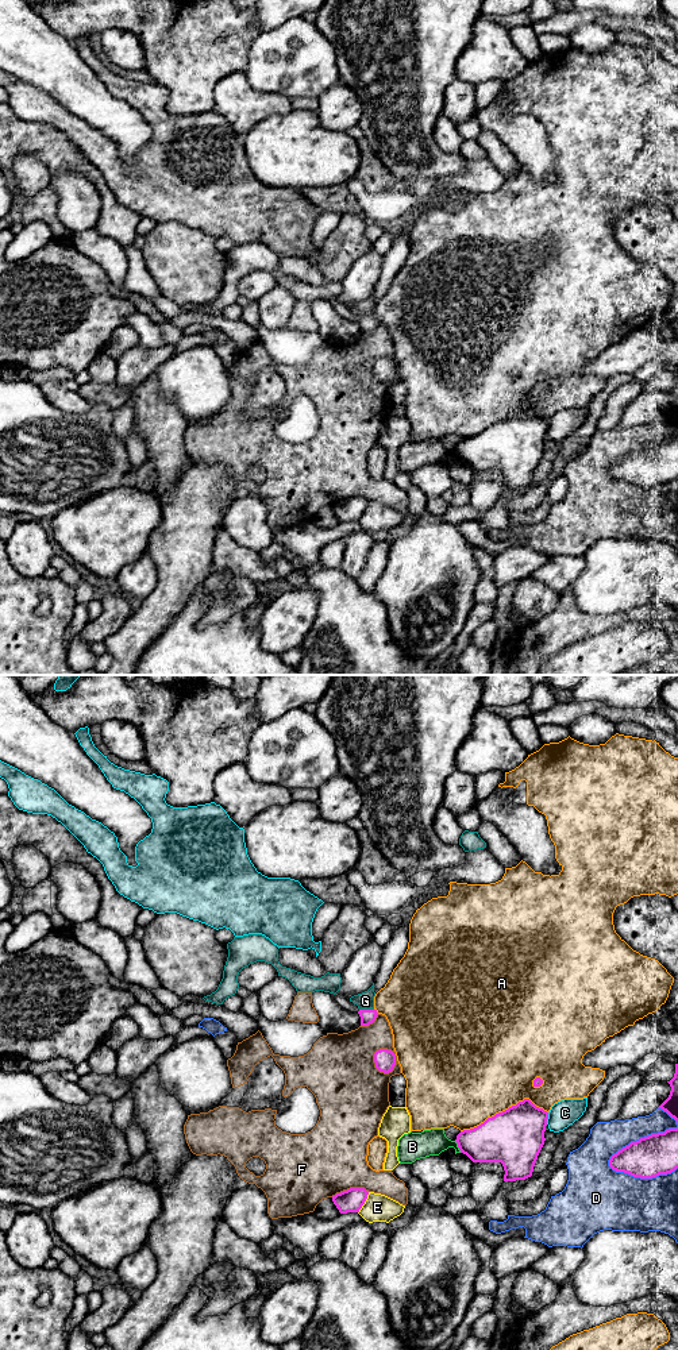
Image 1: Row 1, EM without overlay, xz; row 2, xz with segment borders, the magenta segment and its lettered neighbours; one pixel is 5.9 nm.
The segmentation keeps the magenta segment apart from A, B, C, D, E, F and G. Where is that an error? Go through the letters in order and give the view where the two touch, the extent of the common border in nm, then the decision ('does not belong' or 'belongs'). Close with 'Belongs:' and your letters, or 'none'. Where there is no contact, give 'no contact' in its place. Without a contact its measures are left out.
A: meets magenta in xz; contact 550 nm long; does not belong
B: meets magenta in xz; contact 90 nm long; does not belong
C: meets magenta in xz; contact 70 nm long; does not belong
D: meets magenta in xz; contact 500 nm long; does not belong
E: meets magenta in xz; contact 140 nm long; does not belong
F: meets magenta in xz; contact 170 nm long; does not belong
G: meets magenta in xz; contact 90 nm long; belongs
Belongs: G

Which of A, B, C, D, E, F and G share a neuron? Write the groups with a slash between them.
A / B / C / D / E / F / G

